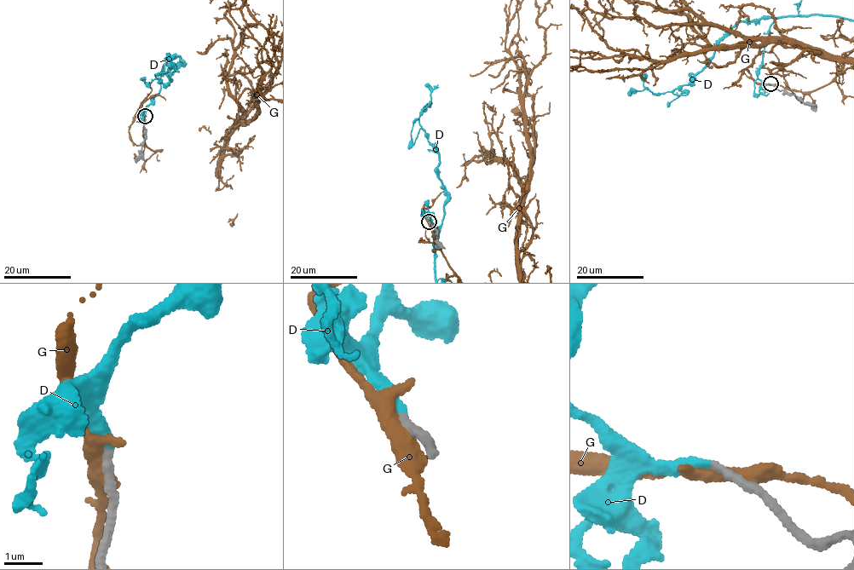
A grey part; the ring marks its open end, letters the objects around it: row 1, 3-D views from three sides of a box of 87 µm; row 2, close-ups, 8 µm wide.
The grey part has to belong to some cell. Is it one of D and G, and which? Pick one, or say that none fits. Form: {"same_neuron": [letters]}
{"same_neuron": ["D"]}

